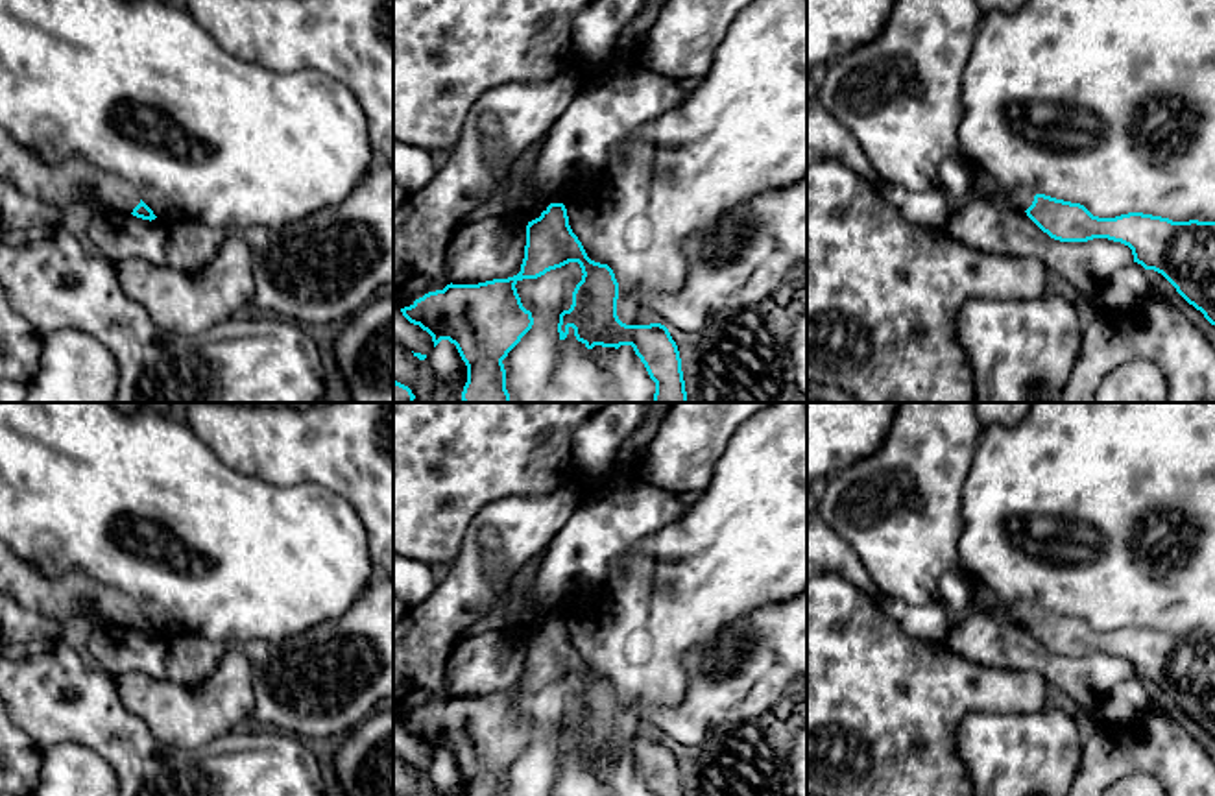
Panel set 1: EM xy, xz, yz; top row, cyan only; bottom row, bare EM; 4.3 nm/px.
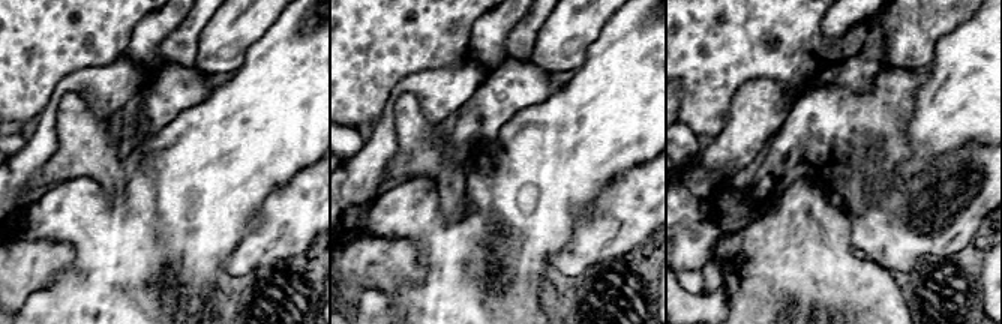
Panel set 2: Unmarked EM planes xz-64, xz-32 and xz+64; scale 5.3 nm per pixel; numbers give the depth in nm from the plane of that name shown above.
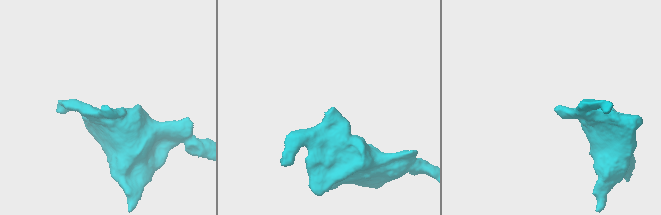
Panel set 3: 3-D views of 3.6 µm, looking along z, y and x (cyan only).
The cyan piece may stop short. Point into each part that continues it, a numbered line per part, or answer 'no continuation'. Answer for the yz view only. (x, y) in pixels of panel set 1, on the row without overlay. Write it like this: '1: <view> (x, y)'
1: yz (986, 599)

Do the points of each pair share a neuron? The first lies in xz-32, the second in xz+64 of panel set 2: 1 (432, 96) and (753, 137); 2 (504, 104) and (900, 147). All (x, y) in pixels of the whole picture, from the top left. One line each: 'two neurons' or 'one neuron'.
1: one neuron
2: one neuron

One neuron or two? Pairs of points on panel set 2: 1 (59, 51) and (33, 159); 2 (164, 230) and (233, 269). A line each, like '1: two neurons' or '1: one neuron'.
1: two neurons
2: two neurons

